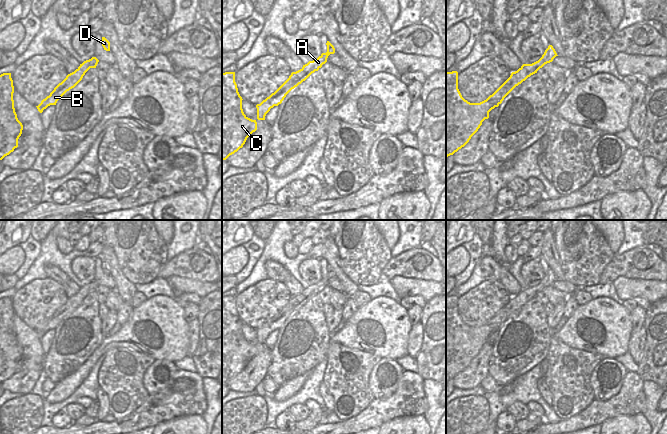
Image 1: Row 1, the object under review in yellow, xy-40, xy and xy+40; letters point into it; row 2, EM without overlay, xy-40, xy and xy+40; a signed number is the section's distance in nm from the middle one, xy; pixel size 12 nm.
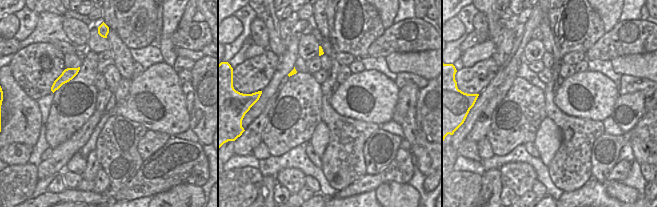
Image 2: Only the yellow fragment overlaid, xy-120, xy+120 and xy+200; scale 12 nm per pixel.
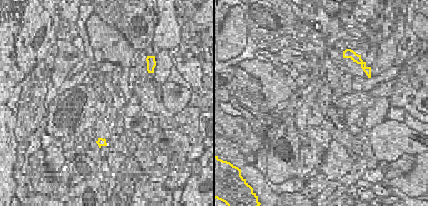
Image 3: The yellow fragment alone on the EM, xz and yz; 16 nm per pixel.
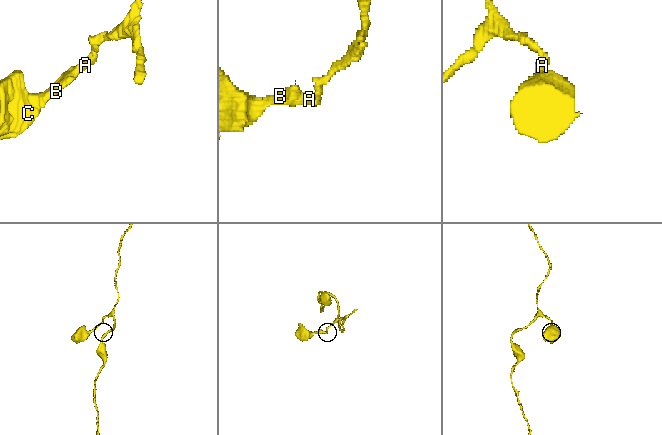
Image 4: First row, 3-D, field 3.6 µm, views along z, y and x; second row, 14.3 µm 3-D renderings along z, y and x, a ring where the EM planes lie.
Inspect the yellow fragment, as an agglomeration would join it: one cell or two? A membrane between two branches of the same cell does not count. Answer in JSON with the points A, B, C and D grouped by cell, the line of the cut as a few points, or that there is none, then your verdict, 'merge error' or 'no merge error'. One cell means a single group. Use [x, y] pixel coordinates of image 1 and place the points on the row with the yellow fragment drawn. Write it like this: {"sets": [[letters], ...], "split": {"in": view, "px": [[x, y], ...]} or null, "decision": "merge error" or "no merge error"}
{"sets": [["A", "B", "C", "D"]], "split": null, "decision": "no merge error"}

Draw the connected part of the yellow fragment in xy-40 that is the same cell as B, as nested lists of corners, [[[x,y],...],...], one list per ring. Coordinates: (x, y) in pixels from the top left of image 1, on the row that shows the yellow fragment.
[[[92,57],[89,60],[84,61],[80,66],[72,73],[68,74],[66,78],[59,83],[54,90],[36,106],[40,113],[43,112],[50,105],[56,105],[57,101],[70,89],[74,88],[83,78],[85,73],[90,68],[96,68],[99,60],[96,57]]]

